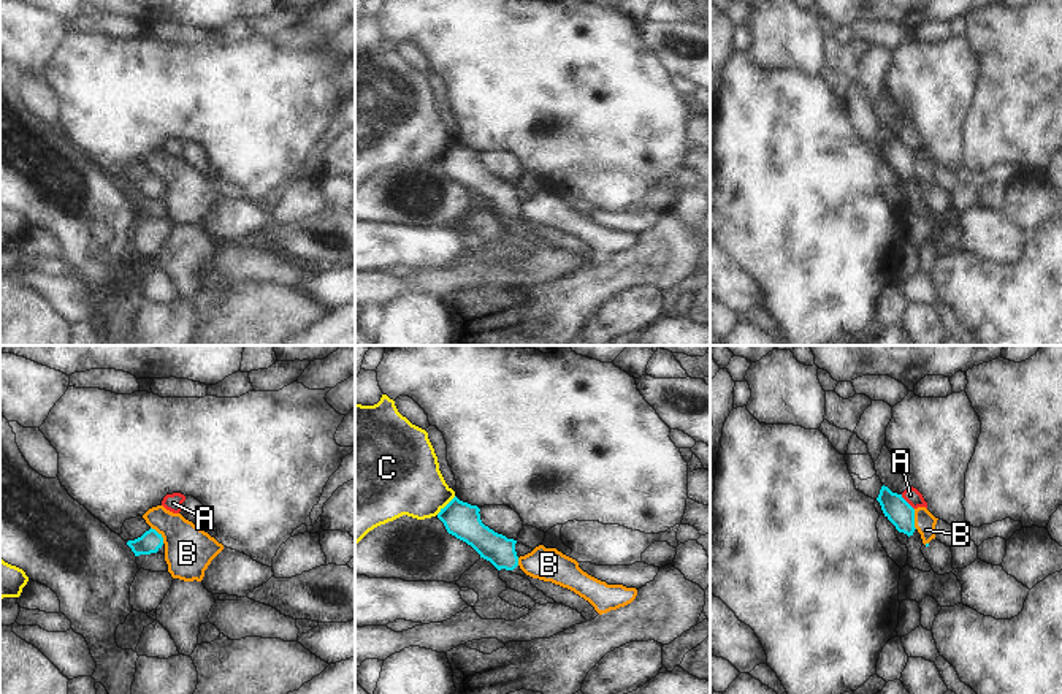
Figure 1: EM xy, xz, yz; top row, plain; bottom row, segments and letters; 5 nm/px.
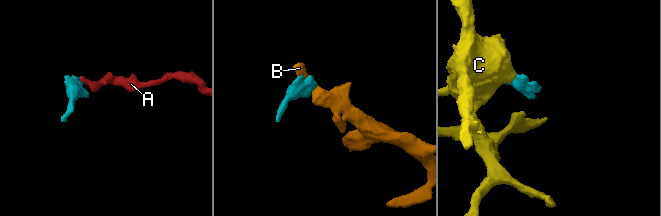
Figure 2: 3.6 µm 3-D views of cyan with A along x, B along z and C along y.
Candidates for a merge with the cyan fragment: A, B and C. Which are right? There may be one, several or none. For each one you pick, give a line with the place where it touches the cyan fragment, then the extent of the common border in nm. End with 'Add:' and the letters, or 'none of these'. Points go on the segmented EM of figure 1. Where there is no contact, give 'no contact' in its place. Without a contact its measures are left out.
Add: none of these

